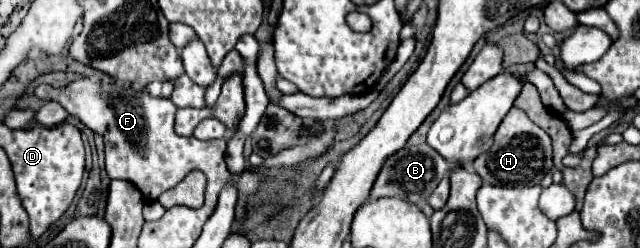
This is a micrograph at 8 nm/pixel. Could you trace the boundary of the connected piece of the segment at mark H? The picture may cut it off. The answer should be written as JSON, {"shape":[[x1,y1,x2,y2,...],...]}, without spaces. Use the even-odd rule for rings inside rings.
{"shape":[[512,107,494,135,494,145,486,153,476,157,472,161,472,167,488,185,516,187,524,185,524,179,544,179,554,167,552,141,548,133,532,123,522,109]]}

